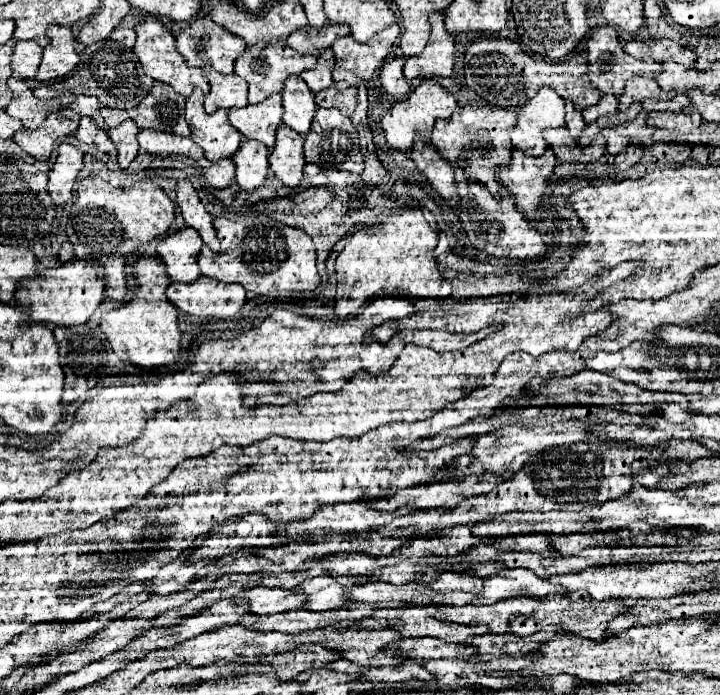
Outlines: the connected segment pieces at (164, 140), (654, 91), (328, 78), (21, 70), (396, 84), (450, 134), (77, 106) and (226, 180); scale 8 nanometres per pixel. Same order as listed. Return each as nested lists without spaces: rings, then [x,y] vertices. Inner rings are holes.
[[[152,129],[140,131],[138,133],[138,143],[146,153],[160,155],[160,157],[174,155],[174,153],[178,153],[176,149],[182,147],[182,141],[180,141],[180,145],[176,145],[176,135],[162,133],[162,131],[152,131]]]
[[[634,77],[626,83],[626,89],[624,93],[620,95],[620,103],[618,107],[622,105],[624,107],[630,107],[634,101],[644,101],[644,99],[668,99],[668,93],[664,93],[660,89],[660,85],[656,85],[654,79],[646,79],[646,77]]]
[[[326,49],[320,57],[318,63],[312,71],[304,71],[300,77],[306,81],[312,93],[318,93],[322,89],[328,89],[332,85],[332,69],[334,69],[334,57],[332,49]]]
[[[16,41],[12,53],[12,69],[22,79],[34,79],[42,61],[42,47],[34,41]]]
[[[396,57],[392,61],[388,61],[382,67],[380,73],[380,81],[382,81],[382,91],[390,101],[402,101],[404,97],[408,97],[410,93],[410,85],[402,75],[402,65],[404,65],[404,57]]]
[[[468,105],[458,107],[449,119],[437,119],[431,134],[431,143],[440,155],[452,165],[460,167],[468,181],[488,187],[494,197],[500,197],[500,183],[496,181],[498,169],[509,165],[512,147],[510,131],[516,125],[516,113],[500,107]]]
[[[78,95],[72,109],[78,113],[78,115],[88,115],[90,119],[94,119],[94,123],[102,129],[108,131],[108,125],[104,125],[102,121],[102,115],[100,115],[100,101],[98,97],[88,97],[88,95]]]
[[[222,159],[222,161],[218,161],[210,167],[210,173],[208,173],[210,177],[208,179],[216,189],[224,189],[234,181],[234,169],[236,167],[232,165],[230,159]]]

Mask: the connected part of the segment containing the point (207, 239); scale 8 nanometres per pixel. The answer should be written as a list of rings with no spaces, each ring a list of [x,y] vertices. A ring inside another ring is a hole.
[[[188,179],[178,181],[176,187],[176,201],[180,205],[180,211],[184,215],[184,221],[188,227],[194,227],[202,241],[214,249],[220,251],[220,239],[216,237],[216,229],[212,225],[212,215],[204,209],[204,205],[200,203],[200,197],[196,195],[196,189],[192,187],[192,183]]]

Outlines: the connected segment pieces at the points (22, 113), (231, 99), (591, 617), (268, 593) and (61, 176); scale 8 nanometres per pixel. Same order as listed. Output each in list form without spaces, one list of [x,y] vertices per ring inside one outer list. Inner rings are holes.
[[[14,77],[8,79],[8,87],[12,89],[14,97],[12,97],[12,103],[8,105],[6,111],[12,117],[20,119],[20,123],[26,129],[36,129],[48,117],[48,113],[60,111],[62,107],[68,107],[74,101],[74,95],[62,95],[62,97],[42,101],[42,99],[34,97],[32,89],[28,89],[24,81],[14,79]]]
[[[212,67],[204,69],[204,75],[210,83],[210,93],[204,101],[206,113],[216,113],[216,109],[248,105],[248,83],[242,77],[238,77],[236,73],[220,75]]]
[[[550,595],[544,598],[538,598],[538,607],[530,615],[518,615],[510,621],[510,631],[520,637],[528,637],[548,625],[556,625],[563,634],[580,635],[588,637],[596,642],[606,639],[606,627],[615,616],[621,612],[628,611],[630,607],[624,606],[620,600],[603,600],[597,601],[590,598],[579,598],[572,600],[568,596],[558,595],[550,598]]]
[[[252,587],[246,589],[238,599],[246,599],[250,605],[252,613],[282,613],[282,611],[292,611],[300,609],[302,603],[308,599],[304,591],[296,589],[282,589],[282,587]]]
[[[62,143],[52,171],[48,175],[48,192],[55,205],[62,206],[73,198],[73,187],[82,169],[82,151]]]

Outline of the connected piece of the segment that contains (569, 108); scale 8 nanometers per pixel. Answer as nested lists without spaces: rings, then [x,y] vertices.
[[[566,101],[566,127],[568,127],[568,131],[574,139],[578,139],[580,133],[584,131],[584,127],[586,127],[586,121],[584,121],[582,113],[574,109],[572,101]]]

